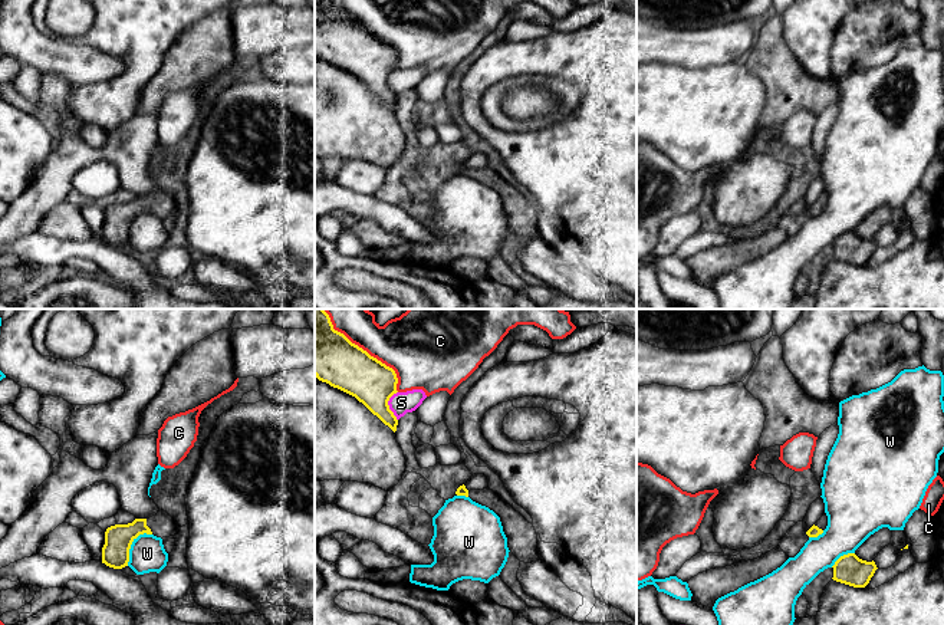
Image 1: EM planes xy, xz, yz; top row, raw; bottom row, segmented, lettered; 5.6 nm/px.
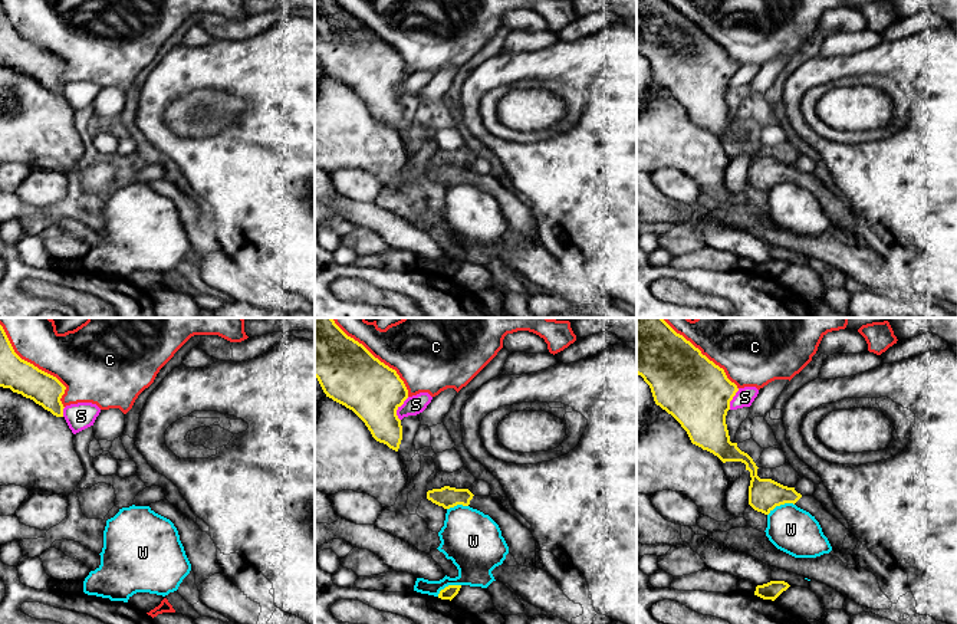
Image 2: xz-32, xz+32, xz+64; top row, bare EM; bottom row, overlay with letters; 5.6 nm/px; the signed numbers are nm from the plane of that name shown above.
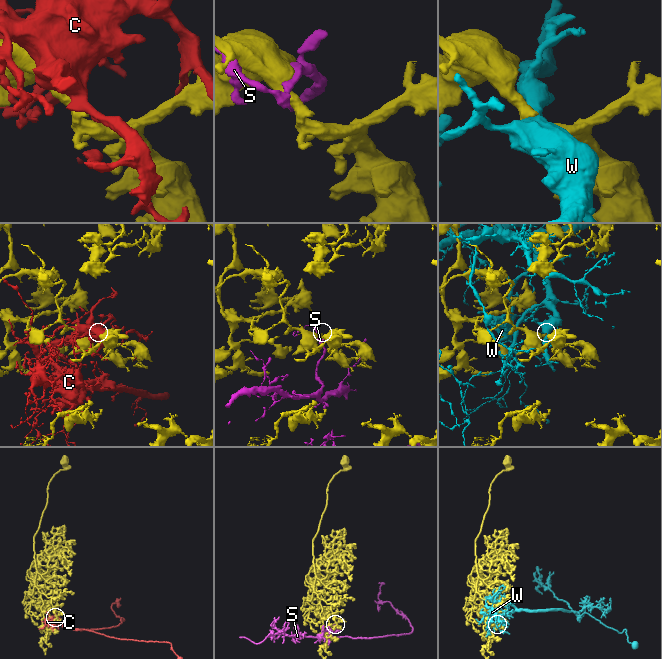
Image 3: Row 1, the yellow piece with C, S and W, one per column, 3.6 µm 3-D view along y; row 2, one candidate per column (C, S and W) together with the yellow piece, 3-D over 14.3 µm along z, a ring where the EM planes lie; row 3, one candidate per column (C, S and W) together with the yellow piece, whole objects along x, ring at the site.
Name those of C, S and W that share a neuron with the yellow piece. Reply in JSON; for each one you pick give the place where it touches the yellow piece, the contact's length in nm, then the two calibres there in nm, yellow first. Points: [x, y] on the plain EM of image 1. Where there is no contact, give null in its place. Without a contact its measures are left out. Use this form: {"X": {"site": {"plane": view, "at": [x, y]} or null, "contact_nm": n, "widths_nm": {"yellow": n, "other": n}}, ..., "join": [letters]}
{"join": []}

